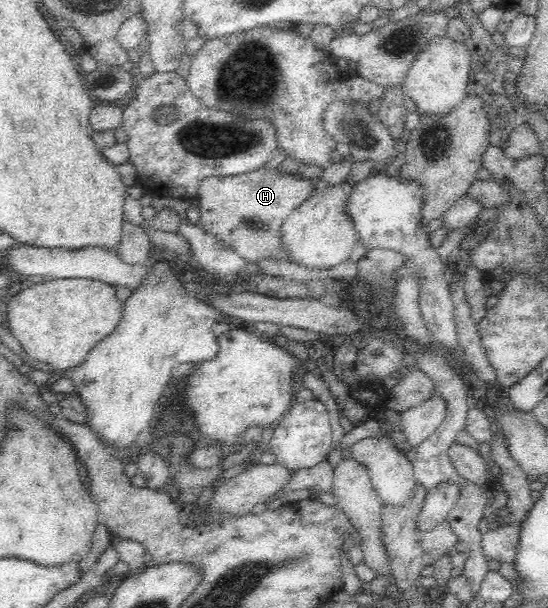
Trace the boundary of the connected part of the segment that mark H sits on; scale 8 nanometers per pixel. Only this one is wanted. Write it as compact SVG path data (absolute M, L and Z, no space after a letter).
M259 169L237 174L236 176L210 176L200 182L196 198L200 202L200 227L212 233L234 253L246 260L246 264L255 267L255 262L262 259L272 259L277 262L285 261L287 252L279 242L279 231L286 218L301 205L306 198L317 191L312 187L312 181L290 174L278 173L274 169Z

